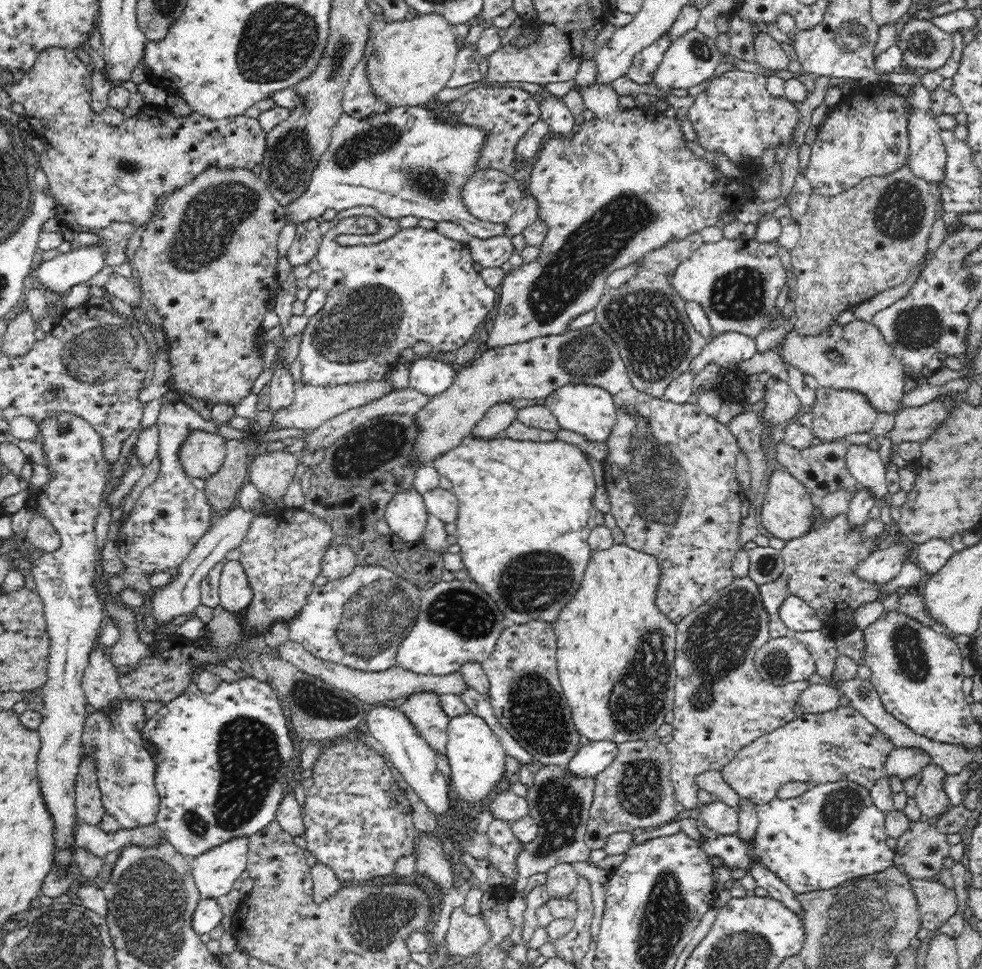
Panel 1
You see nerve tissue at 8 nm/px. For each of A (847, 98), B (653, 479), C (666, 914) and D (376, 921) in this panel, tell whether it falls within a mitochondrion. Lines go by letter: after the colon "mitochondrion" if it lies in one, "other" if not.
A: other
B: mitochondrion
C: mitochondrion
D: mitochondrion

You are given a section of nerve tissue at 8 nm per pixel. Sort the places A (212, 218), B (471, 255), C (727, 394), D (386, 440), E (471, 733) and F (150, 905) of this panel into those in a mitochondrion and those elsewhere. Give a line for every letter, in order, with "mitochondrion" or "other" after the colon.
A: mitochondrion
B: other
C: other
D: mitochondrion
E: other
F: mitochondrion

